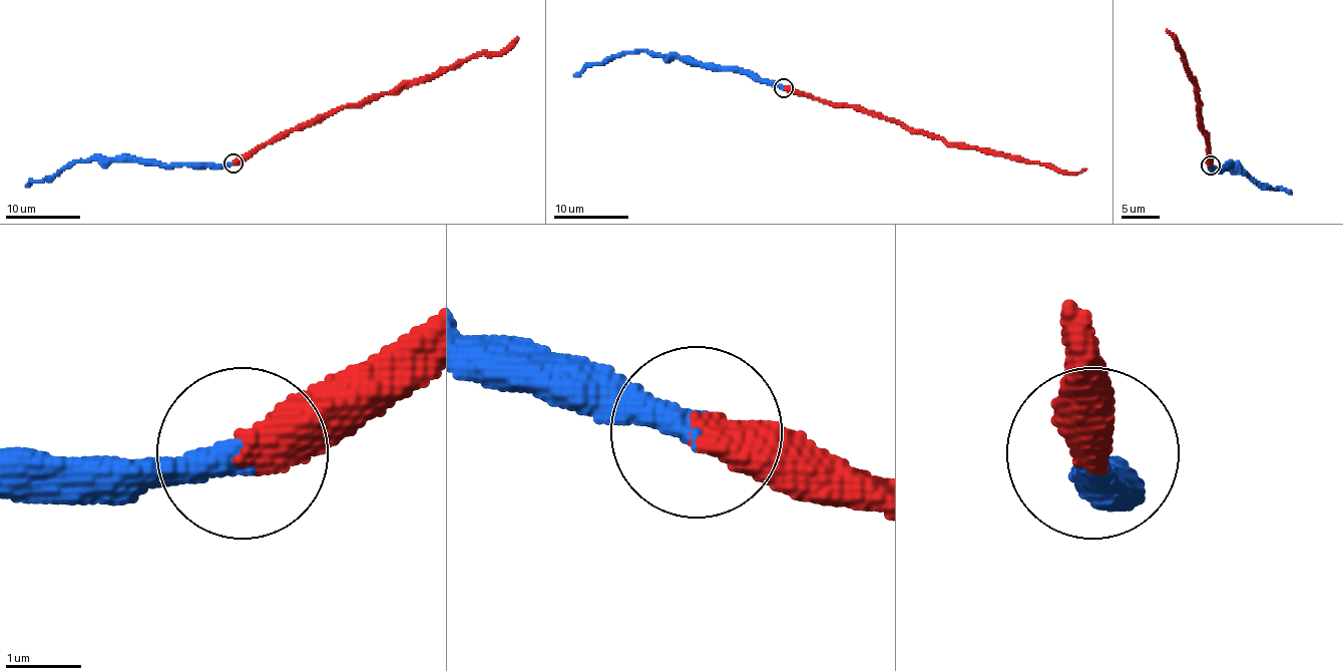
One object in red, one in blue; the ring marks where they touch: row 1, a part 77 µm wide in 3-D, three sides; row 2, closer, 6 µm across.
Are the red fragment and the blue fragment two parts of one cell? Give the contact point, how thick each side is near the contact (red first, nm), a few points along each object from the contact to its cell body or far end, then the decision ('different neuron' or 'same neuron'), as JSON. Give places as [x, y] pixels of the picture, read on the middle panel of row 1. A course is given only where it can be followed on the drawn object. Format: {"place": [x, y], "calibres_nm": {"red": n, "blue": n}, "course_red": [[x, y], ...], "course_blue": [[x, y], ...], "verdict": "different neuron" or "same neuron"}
{"place": [783, 87], "calibres_nm": {"red": 480, "blue": 380}, "course_red": [[784, 88], [831, 105], [846, 105], [960, 146], [1069, 173], [1086, 169]], "course_blue": [[784, 88], [732, 70], [652, 57], [644, 51], [588, 63], [573, 76]], "verdict": "same neuron"}

